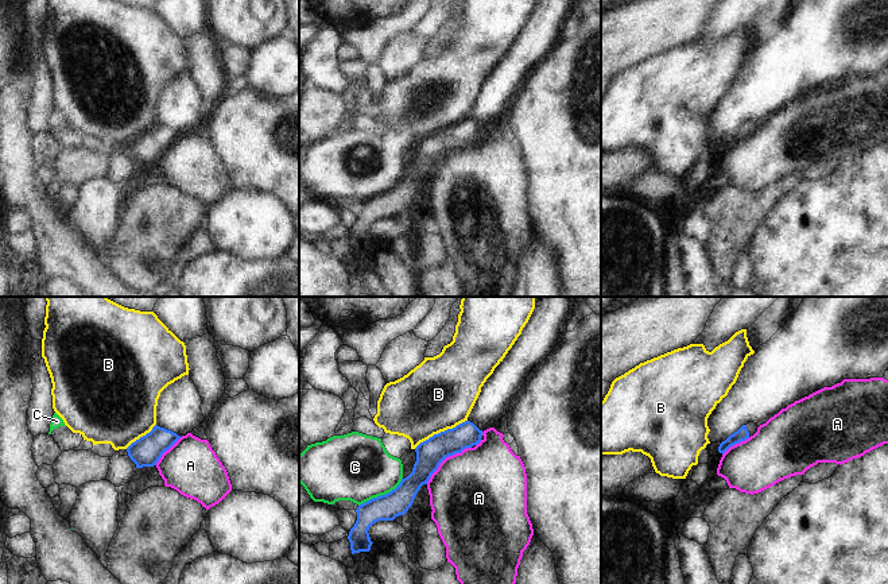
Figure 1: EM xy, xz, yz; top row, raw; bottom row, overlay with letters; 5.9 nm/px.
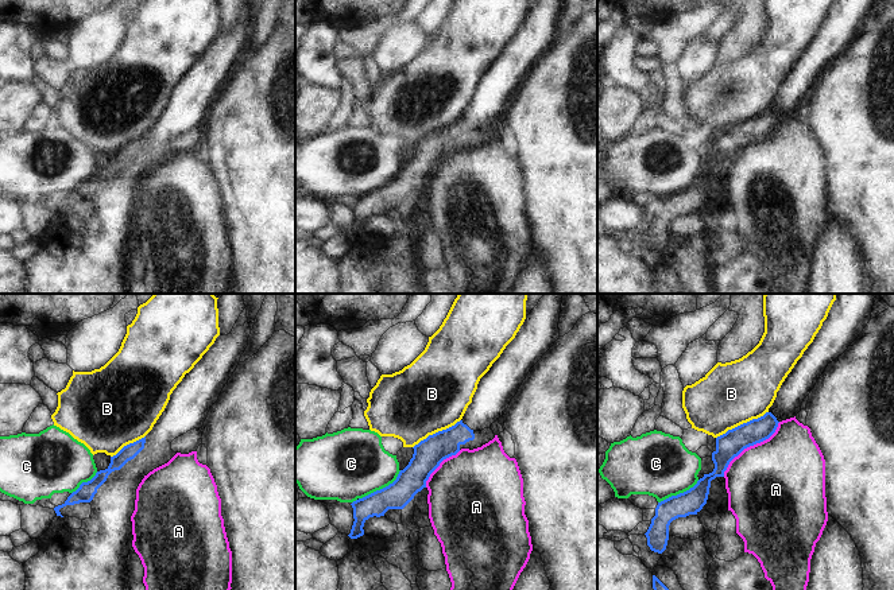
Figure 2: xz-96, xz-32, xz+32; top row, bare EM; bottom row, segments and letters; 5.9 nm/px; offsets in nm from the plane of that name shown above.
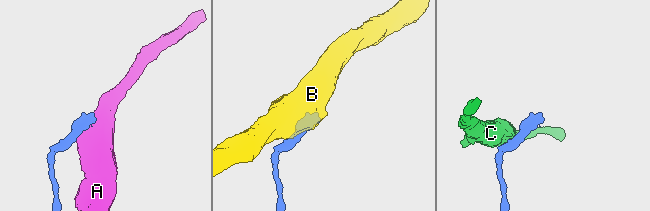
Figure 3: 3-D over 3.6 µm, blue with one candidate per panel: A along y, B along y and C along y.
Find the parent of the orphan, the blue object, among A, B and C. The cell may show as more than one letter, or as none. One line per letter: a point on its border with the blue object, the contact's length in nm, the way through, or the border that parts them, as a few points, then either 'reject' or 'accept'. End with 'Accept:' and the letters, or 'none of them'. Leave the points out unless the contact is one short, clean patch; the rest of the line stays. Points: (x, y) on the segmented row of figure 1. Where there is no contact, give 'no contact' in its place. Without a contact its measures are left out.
A: xz (445, 457) | 340 nm | reject
B: xz (441, 432) | 360 nm | reject
C: xz (382, 495) | 320 nm | along xz (402, 478), (390, 491), (373, 497), (359, 506) | reject
Accept: none of them

